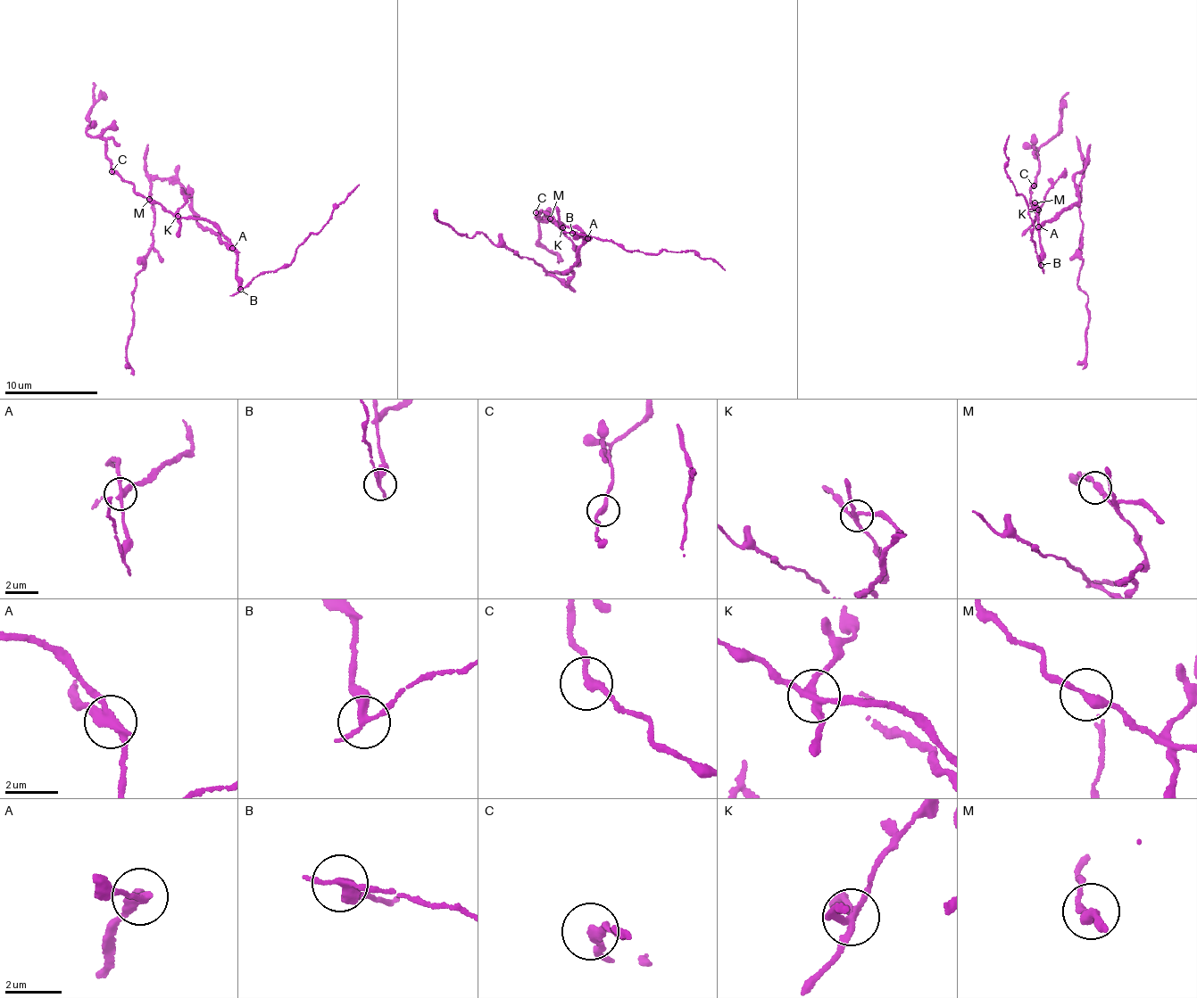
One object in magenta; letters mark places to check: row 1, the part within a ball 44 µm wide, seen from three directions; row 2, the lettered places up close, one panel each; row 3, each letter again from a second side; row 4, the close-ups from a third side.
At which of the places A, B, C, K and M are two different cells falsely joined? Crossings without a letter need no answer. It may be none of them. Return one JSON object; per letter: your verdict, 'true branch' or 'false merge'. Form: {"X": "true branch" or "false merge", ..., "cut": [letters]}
{"A": "false merge", "B": "false merge", "C": "true branch", "K": "false merge", "M": "true branch", "cut": ["A", "B", "K"]}

